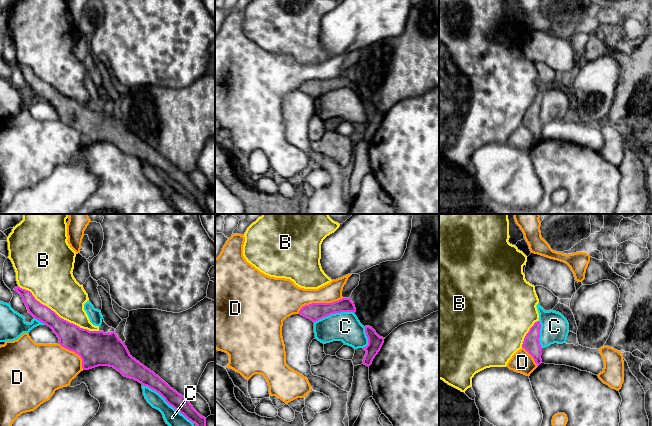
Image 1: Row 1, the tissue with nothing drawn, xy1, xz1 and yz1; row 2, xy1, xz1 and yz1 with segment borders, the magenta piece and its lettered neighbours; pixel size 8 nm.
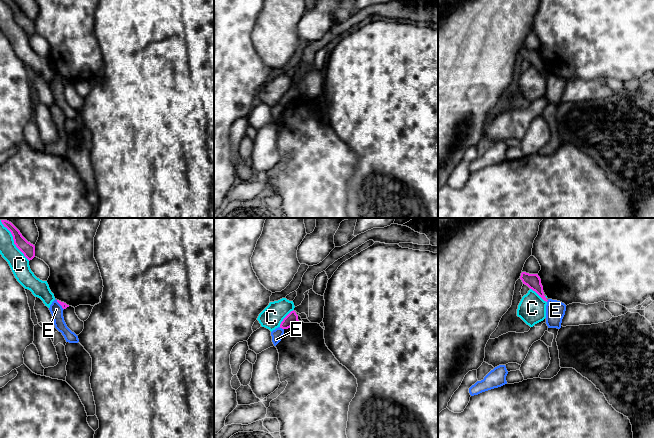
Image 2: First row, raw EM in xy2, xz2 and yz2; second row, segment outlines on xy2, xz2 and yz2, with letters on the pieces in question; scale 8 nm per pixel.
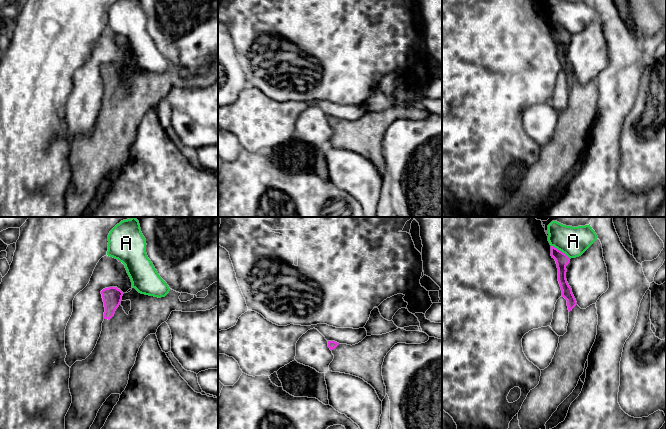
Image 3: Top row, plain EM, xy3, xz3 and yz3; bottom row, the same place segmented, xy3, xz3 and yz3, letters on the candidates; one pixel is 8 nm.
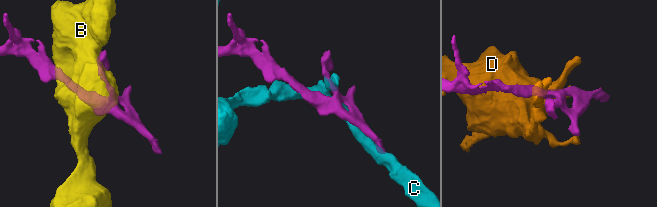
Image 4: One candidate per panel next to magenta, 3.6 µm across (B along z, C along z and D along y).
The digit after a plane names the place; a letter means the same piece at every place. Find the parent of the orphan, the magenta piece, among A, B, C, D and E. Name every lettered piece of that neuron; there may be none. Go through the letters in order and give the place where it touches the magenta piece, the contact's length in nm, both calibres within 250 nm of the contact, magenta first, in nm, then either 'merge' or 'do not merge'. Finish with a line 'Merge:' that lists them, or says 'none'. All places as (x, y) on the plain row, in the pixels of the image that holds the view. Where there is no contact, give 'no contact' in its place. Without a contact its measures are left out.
A: yz3 (561, 27) | 190 nm | 110/240 nm | do not merge
B: xy1 (57, 91) | 750 nm | 200/360 nm | do not merge
C: xy1 (167, 178) | 500 nm | 130/160 nm | do not merge
D: xz1 (319, 79) | 380 nm | 140/240 nm | do not merge
E: xz2 (281, 103) | 40 nm | 100/90 nm | do not merge
Merge: none

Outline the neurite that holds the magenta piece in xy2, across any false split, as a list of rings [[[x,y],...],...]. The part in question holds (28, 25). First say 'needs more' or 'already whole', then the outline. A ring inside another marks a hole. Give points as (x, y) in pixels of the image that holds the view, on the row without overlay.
already whole; [[[3,0],[12,10],[14,20],[30,37],[35,33],[35,22],[28,18],[13,0]]]

